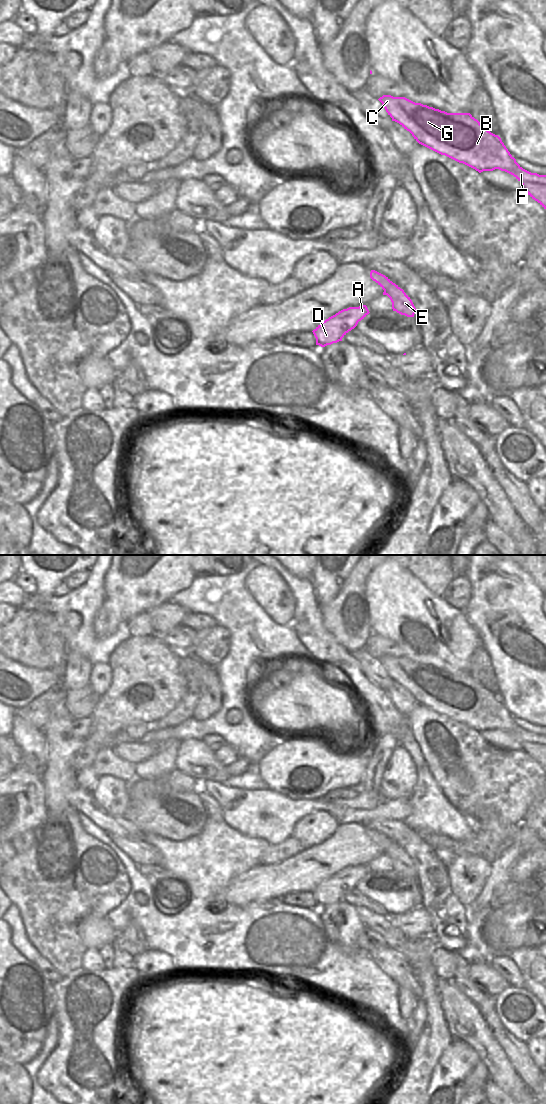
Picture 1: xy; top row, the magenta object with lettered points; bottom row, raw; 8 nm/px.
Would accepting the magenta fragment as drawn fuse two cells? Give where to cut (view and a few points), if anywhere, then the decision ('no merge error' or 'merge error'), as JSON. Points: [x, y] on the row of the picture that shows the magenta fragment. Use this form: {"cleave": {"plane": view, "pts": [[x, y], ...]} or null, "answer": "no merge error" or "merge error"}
{"cleave": {"plane": "xy", "pts": [[393, 308], [395, 310]]}, "answer": "merge error"}

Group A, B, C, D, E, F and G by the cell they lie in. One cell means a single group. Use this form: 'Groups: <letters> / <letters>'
Groups: A D / B C E F G

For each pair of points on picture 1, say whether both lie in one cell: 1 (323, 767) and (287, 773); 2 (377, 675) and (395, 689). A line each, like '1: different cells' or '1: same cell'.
1: same cell
2: different cells

